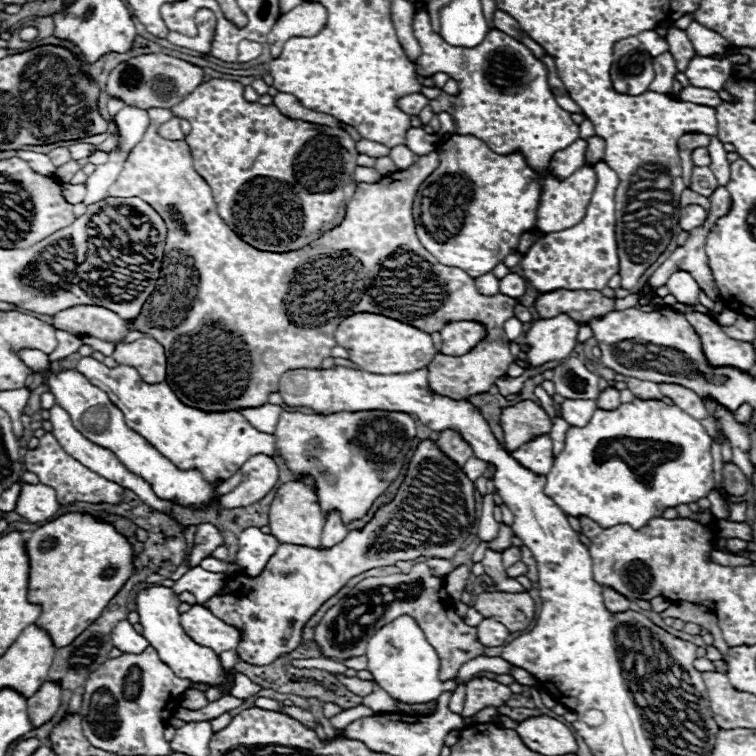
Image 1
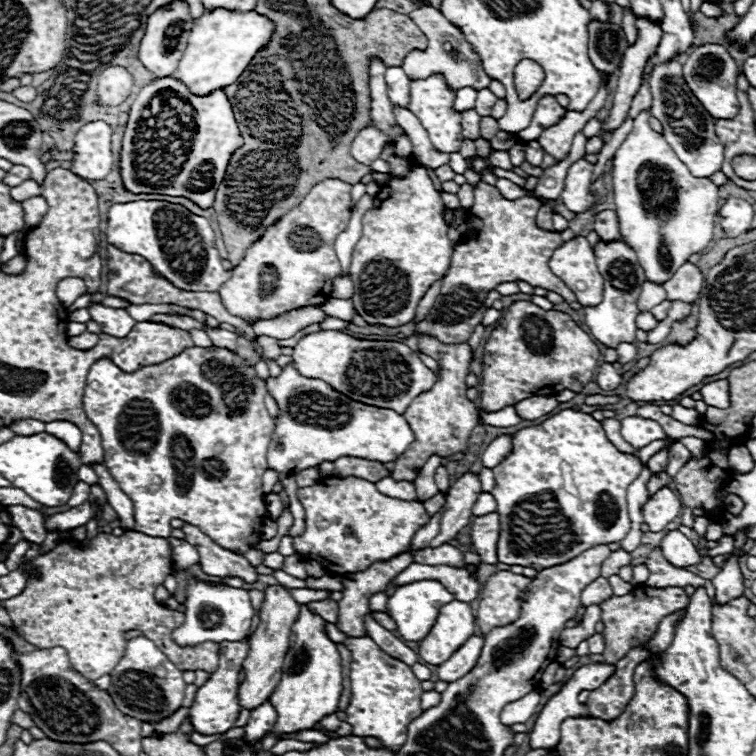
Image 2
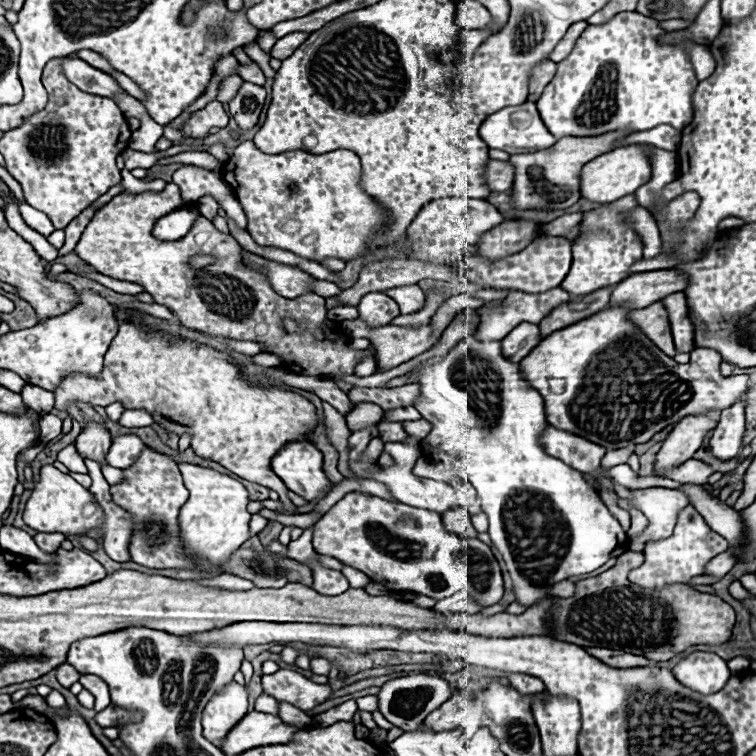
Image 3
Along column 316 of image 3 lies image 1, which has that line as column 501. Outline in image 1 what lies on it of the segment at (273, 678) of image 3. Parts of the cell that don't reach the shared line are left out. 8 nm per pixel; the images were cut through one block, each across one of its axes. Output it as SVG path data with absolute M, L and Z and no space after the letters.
M474 678L466 684L466 702L464 702L462 716L470 718L486 706L498 708L498 706L506 704L506 700L510 696L512 696L512 692L508 686L494 682L494 680L488 680L488 678Z

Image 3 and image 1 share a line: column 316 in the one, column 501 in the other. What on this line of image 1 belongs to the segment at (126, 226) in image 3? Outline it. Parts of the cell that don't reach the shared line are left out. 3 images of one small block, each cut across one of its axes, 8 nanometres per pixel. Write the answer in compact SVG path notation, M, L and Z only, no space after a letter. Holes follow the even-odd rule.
M150 108L148 116L148 130L144 132L136 152L132 152L130 160L126 160L126 174L118 176L108 190L108 196L138 196L148 202L166 222L168 238L158 280L160 284L156 284L156 290L142 306L142 312L128 322L128 328L144 332L164 346L166 384L174 390L182 404L204 412L230 412L266 404L268 396L276 392L282 372L288 368L320 368L322 360L328 358L330 350L336 346L334 330L338 324L346 316L358 312L392 316L424 332L442 330L444 324L454 320L480 322L486 328L486 338L480 340L472 352L458 358L458 362L452 362L452 368L434 370L438 378L428 380L432 392L452 400L464 400L468 396L488 392L490 386L506 374L508 366L514 362L514 356L502 326L508 318L512 318L512 310L518 300L502 294L482 296L476 290L472 276L460 268L450 268L434 260L434 256L420 244L414 230L412 202L420 184L440 164L436 152L420 156L410 168L386 176L376 184L358 184L354 198L346 206L346 218L338 228L332 228L306 248L276 254L252 248L226 226L216 212L216 202L208 182L192 166L188 144L184 140L164 140L156 132L160 124L172 118L172 112L168 108ZM304 280L306 284L302 284ZM214 324L218 324L218 330L204 330L212 328ZM212 332L216 332L216 340Z

